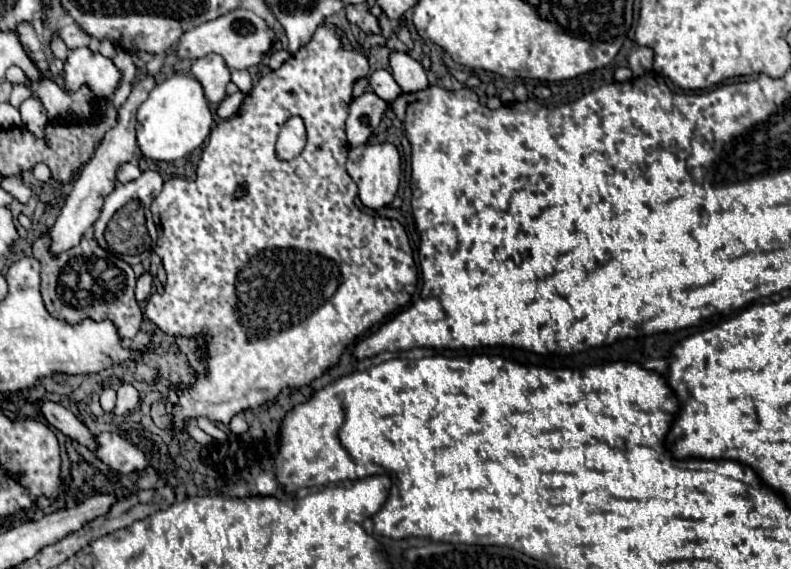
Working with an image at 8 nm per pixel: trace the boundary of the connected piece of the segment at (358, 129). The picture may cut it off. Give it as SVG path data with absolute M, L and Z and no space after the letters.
M365 92L363 96L355 98L349 108L347 118L347 140L351 146L361 146L367 142L371 132L379 126L381 118L385 116L389 104L381 100L373 92Z

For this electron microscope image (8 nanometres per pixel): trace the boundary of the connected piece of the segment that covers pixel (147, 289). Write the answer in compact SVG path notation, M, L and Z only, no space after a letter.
M145 272L139 280L137 280L137 288L135 288L135 300L139 304L143 304L151 294L151 274Z

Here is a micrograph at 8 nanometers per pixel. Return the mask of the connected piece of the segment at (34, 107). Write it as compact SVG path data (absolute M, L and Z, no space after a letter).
M29 98L21 104L19 108L21 112L21 120L23 120L23 126L35 134L37 138L43 138L45 140L45 126L47 126L47 116L45 116L45 110L43 110L43 104L37 100L37 98Z

